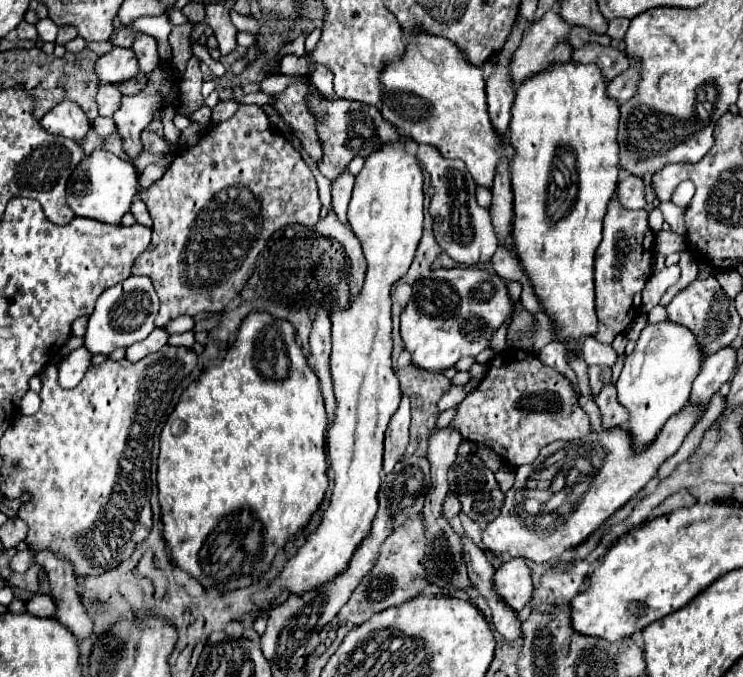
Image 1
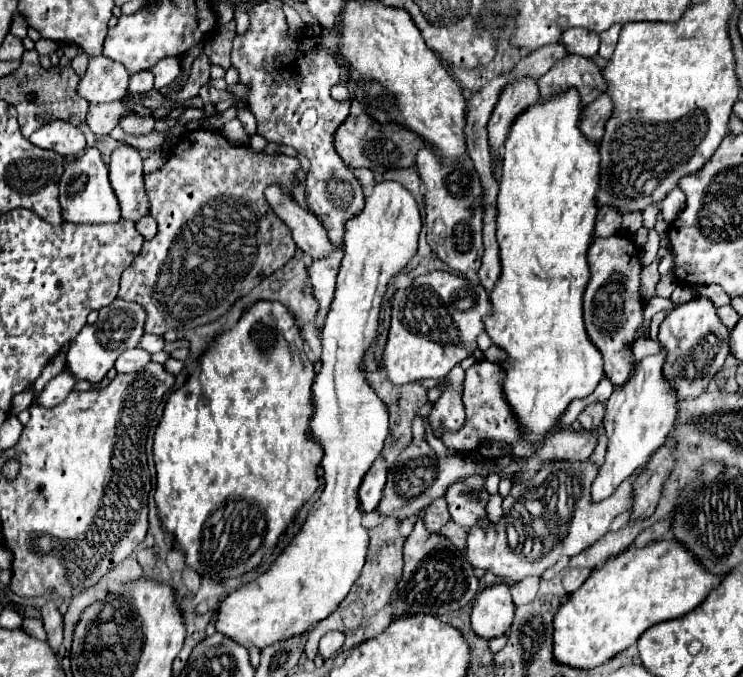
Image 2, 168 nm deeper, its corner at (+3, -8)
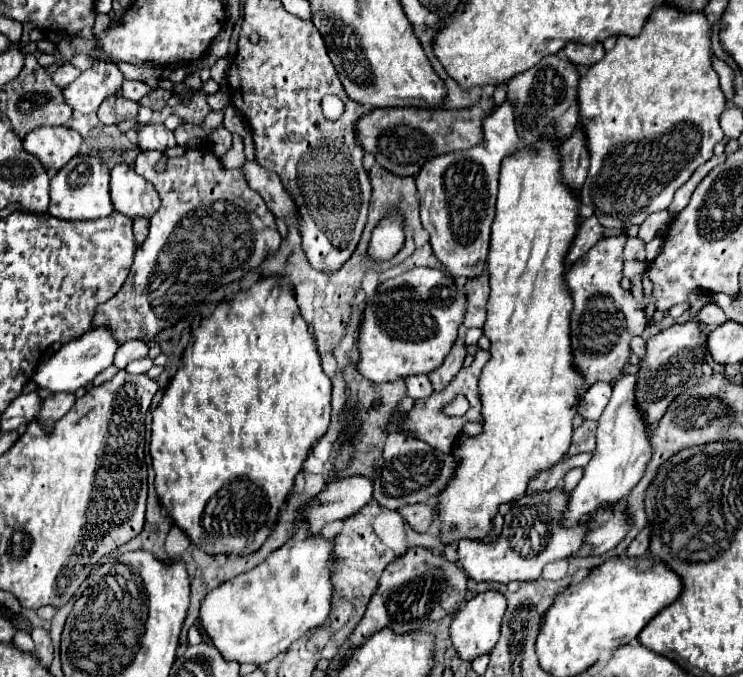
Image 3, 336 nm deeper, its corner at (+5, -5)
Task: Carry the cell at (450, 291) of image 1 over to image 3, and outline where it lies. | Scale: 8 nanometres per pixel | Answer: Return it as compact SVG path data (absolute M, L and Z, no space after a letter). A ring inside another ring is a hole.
M414 268L396 278L390 278L378 286L374 298L368 298L364 310L364 324L360 328L358 350L362 360L358 362L358 372L372 382L394 382L412 374L430 374L440 368L448 352L452 350L458 330L464 324L466 314L466 294L464 290L448 278L442 270L434 268Z

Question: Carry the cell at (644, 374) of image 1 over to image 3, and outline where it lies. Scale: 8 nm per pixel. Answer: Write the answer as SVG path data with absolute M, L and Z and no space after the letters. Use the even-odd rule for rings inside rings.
M636 374L622 376L614 384L612 398L598 420L596 442L596 452L584 468L582 480L570 494L568 510L564 512L564 526L578 524L582 516L594 512L602 504L616 504L624 500L644 476L644 470L652 458L652 442L648 424L644 424L644 414L640 414L636 406Z

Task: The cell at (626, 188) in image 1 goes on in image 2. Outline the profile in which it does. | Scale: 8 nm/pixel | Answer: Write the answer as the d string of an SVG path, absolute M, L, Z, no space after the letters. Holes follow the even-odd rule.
M598 209L594 237L614 235L614 231L620 229L620 223L622 223L622 213L614 213L612 209Z

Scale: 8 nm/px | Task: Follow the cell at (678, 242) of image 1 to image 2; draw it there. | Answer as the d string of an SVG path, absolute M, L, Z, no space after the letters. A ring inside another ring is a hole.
M655 259L651 265L643 266L640 277L640 294L644 299L650 299L655 295L655 288L660 279L658 265L660 260Z

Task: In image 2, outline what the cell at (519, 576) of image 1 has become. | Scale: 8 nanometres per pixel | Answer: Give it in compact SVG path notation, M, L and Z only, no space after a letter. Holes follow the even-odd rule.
M500 583L494 587L486 587L482 593L478 593L472 605L470 625L478 637L494 639L510 629L512 617L514 603L510 587L506 583Z

